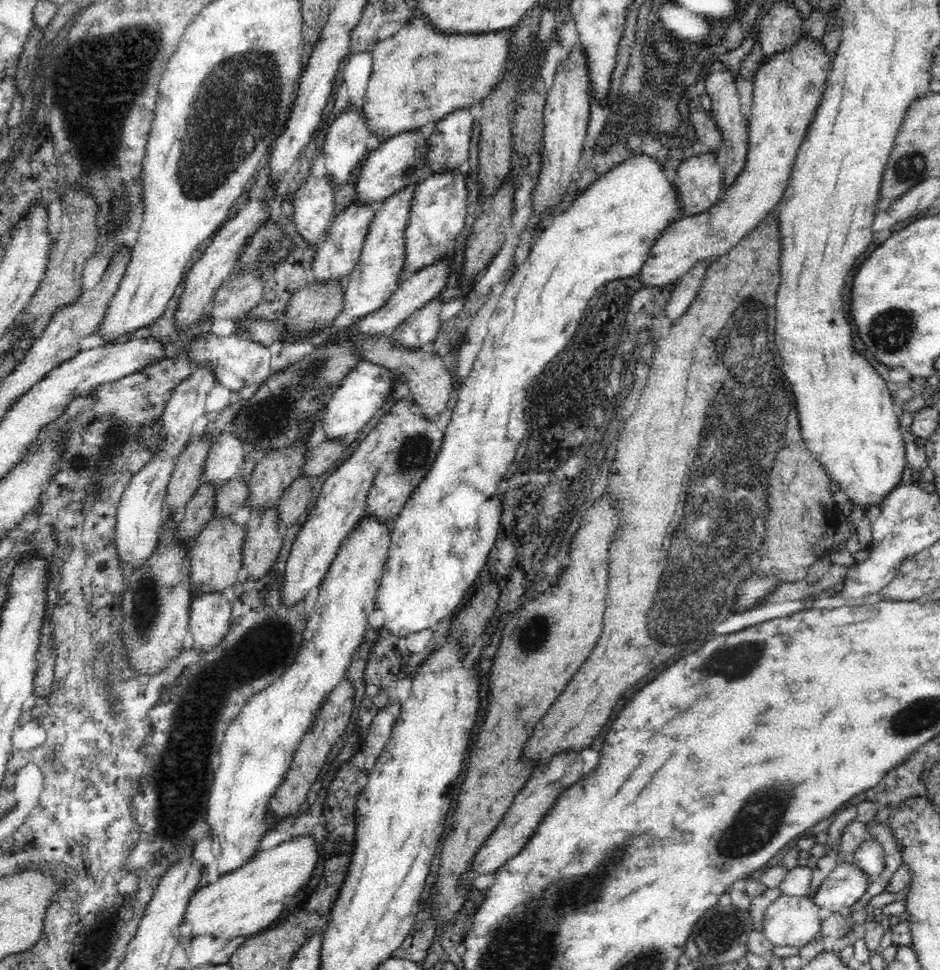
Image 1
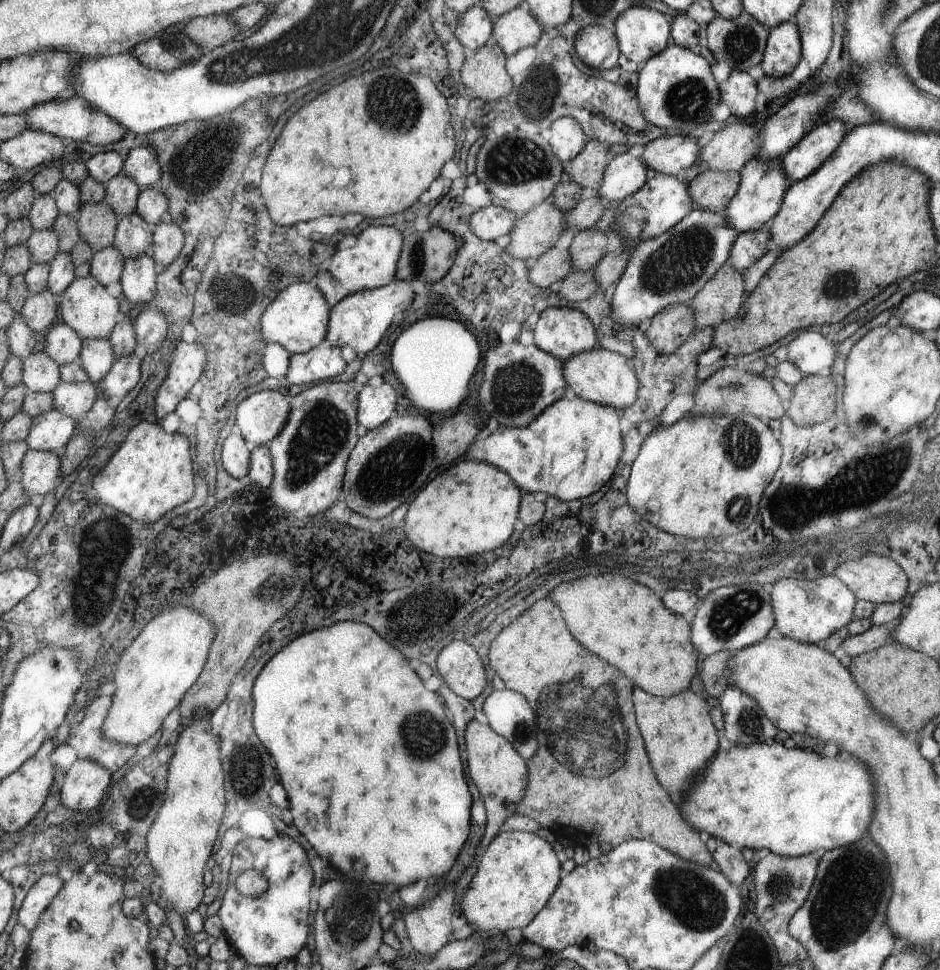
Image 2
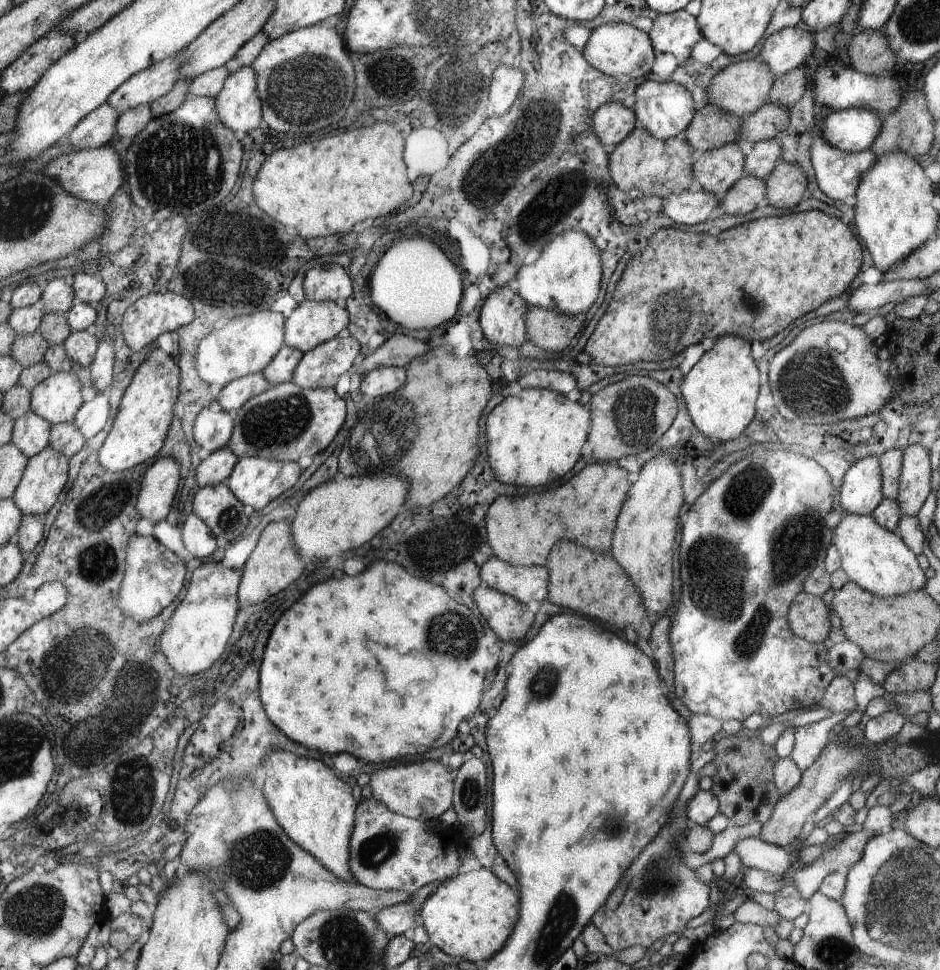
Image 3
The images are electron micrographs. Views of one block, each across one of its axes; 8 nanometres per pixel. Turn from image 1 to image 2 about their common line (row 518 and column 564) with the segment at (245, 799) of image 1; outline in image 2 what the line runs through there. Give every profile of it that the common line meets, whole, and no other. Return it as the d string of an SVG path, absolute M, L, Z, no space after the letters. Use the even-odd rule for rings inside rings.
M598 346L575 354L564 362L564 375L576 397L599 402L602 406L611 406L615 409L624 410L625 407L631 407L640 392L640 380L629 360L624 355Z

